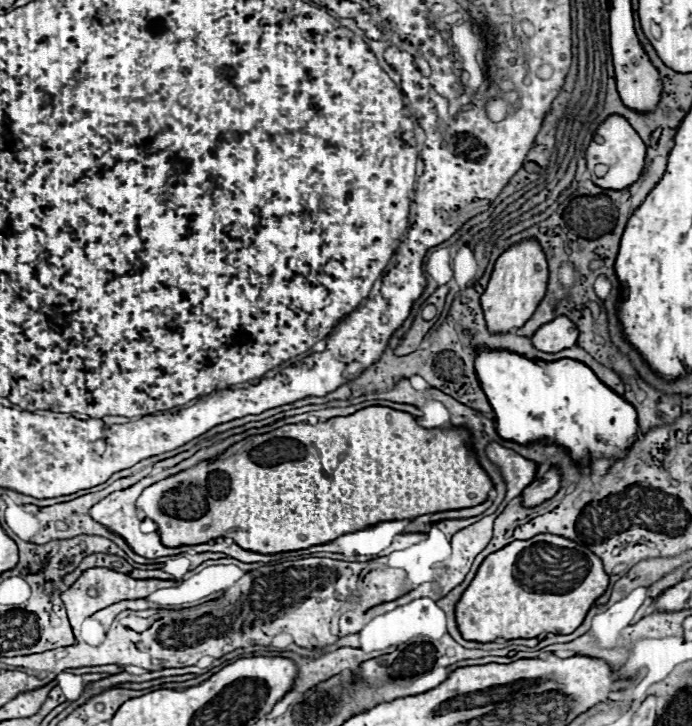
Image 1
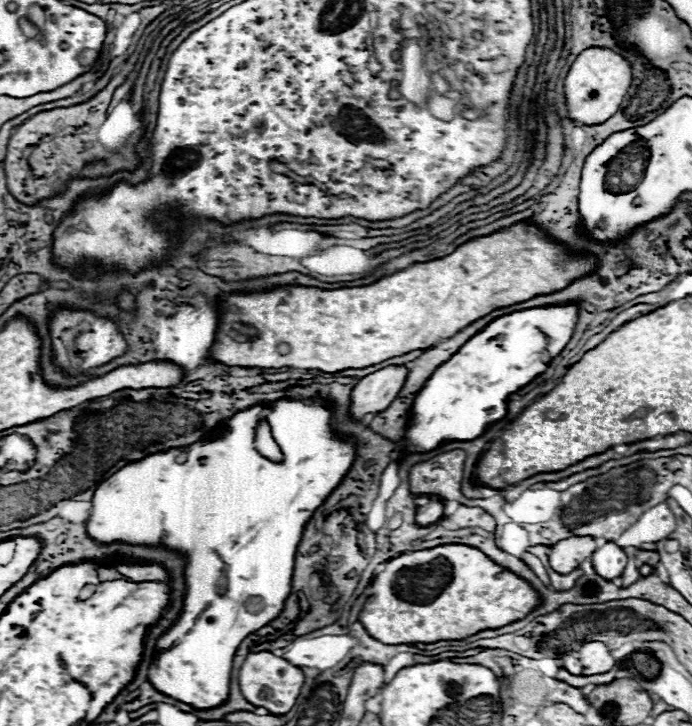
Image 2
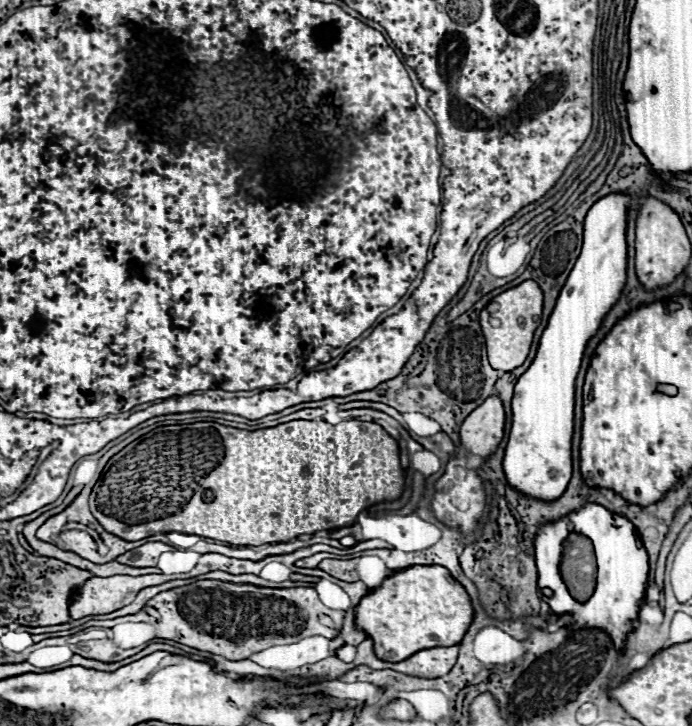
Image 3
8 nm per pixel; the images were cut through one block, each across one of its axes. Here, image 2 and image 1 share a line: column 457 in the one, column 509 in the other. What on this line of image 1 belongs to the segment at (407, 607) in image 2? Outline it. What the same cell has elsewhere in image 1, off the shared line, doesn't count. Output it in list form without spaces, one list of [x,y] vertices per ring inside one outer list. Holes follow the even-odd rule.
[[[538,534],[486,556],[456,604],[456,624],[462,638],[474,642],[534,638],[544,632],[572,634],[606,588],[602,562],[588,548],[562,536]],[[528,564],[534,572],[528,572]]]

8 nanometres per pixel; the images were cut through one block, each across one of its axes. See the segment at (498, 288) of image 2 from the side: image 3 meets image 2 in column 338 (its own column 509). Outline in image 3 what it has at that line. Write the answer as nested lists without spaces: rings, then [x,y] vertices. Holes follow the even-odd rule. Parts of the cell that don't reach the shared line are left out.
[[[526,280],[502,294],[498,294],[492,302],[498,304],[498,310],[490,314],[488,308],[480,312],[480,326],[486,338],[486,350],[488,350],[488,360],[494,370],[504,370],[510,372],[524,364],[528,356],[528,348],[534,338],[534,330],[540,324],[540,314],[542,314],[542,290],[534,280]]]

